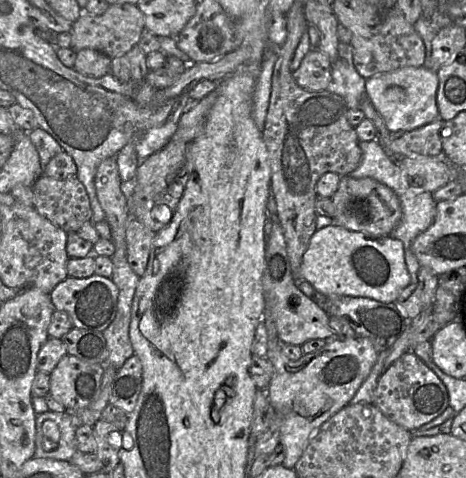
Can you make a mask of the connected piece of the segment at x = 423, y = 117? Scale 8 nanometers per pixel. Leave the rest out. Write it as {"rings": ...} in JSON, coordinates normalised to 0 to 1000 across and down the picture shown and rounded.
{"rings":[[[871,138],[790,163],[783,184],[830,270],[854,276],[882,274],[944,247],[938,222],[940,176],[938,151],[923,142]]]}

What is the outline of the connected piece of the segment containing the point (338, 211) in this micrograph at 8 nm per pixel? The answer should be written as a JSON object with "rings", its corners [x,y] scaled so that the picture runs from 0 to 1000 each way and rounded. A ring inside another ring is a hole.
{"rings":[[[734,368],[710,416],[719,435],[717,467],[747,481],[835,494],[861,460],[863,441],[854,410],[839,393],[800,372]]]}

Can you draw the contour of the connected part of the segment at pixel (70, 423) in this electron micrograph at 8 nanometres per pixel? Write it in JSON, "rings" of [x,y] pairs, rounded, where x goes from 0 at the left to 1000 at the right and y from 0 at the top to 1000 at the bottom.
{"rings":[[[107,858],[77,868],[75,946],[71,958],[148,964],[165,944],[165,885],[144,860]]]}

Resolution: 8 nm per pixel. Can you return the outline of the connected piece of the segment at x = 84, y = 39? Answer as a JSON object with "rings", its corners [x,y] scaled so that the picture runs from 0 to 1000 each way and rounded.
{"rings":[[[279,6],[234,10],[219,31],[197,33],[178,27],[157,50],[152,100],[163,109],[176,103],[200,103],[236,121],[249,121],[270,115],[292,96],[311,63],[309,33],[294,10]]]}

